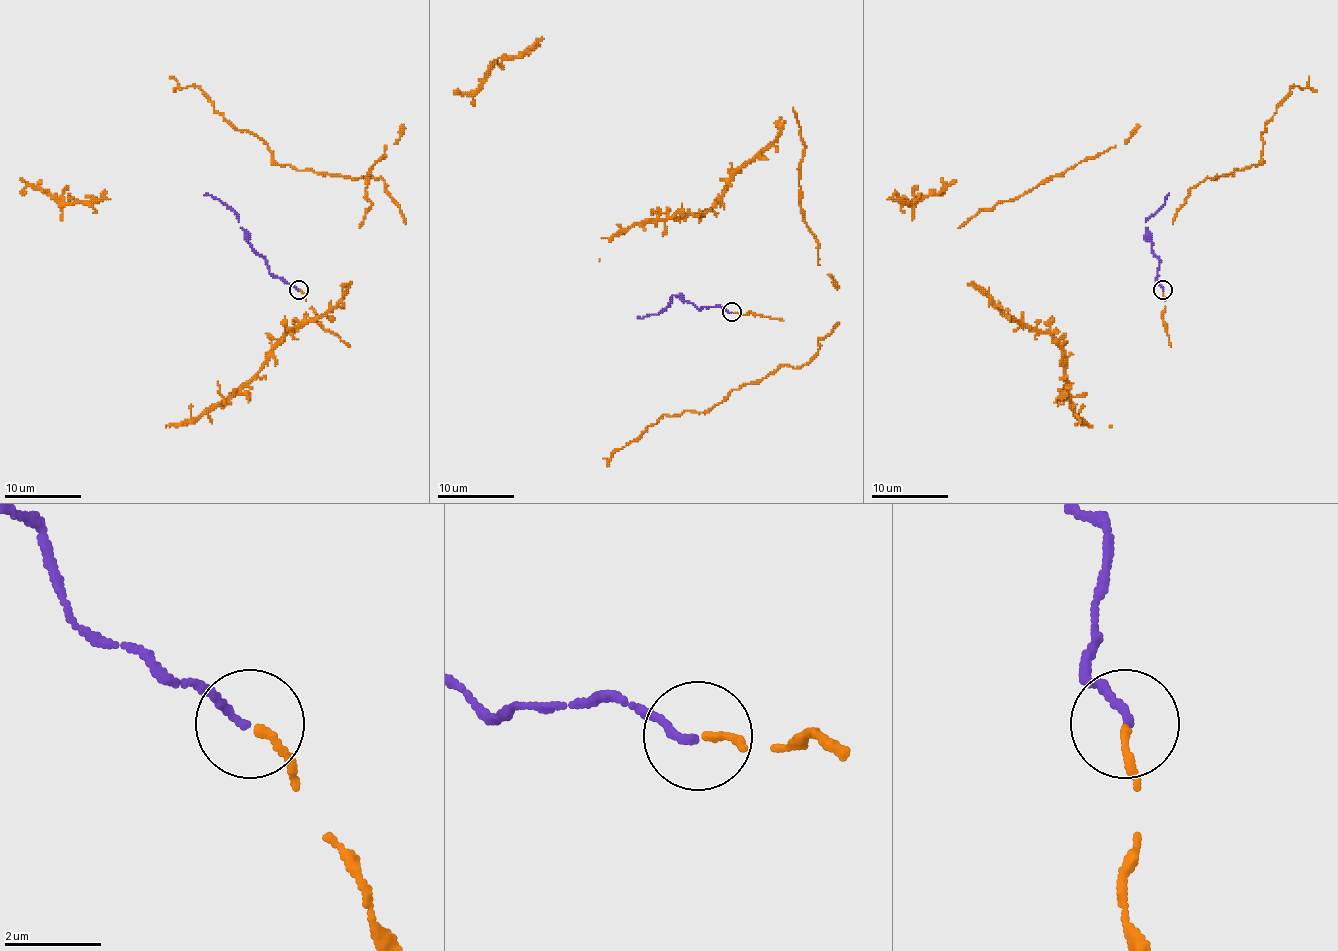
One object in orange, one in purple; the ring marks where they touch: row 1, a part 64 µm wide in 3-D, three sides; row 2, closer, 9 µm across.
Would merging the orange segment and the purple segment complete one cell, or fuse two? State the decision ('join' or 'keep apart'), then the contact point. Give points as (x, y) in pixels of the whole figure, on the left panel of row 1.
join; place (298, 289)

